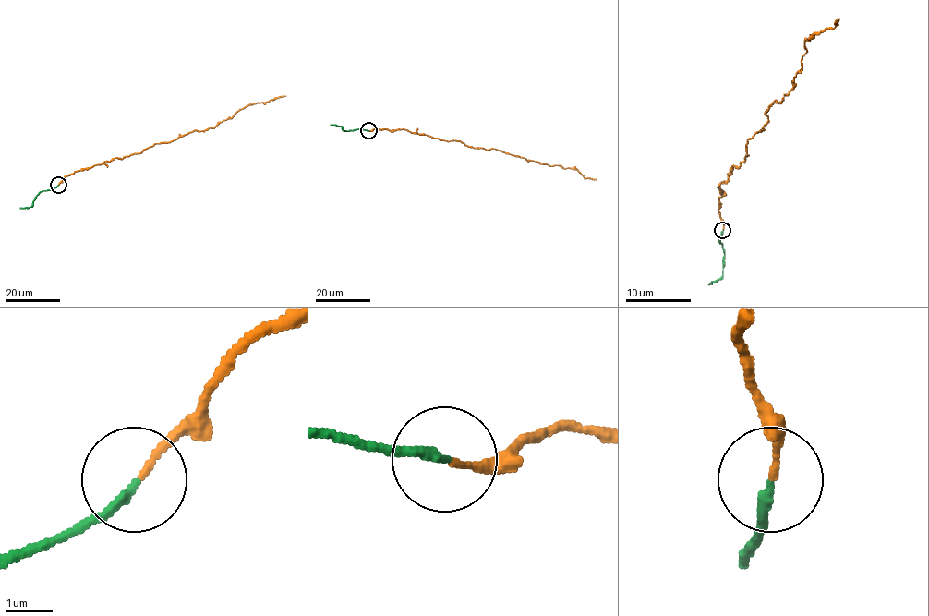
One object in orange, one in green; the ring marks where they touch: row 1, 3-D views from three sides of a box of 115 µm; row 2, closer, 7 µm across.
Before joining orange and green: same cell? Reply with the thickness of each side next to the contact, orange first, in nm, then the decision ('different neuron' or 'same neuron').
120 nm thick on the orange side, 180 nm on the other; same neuron

